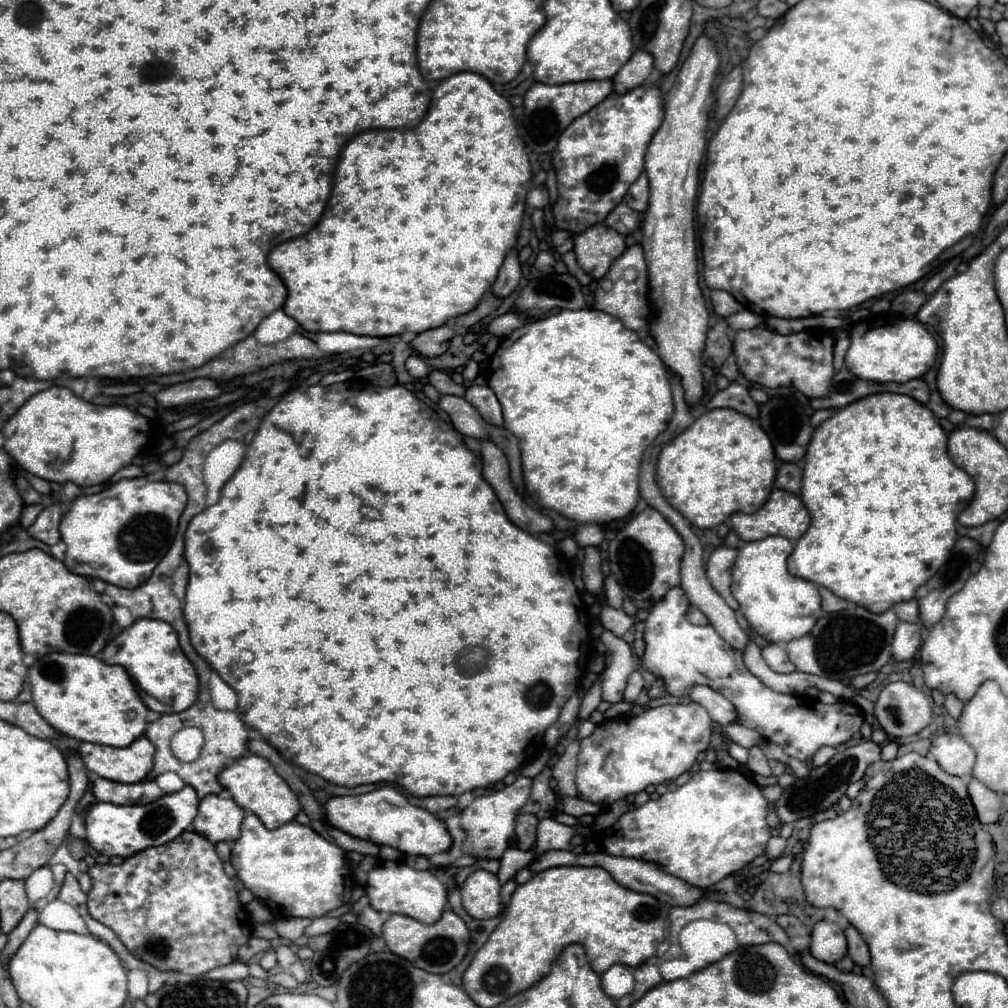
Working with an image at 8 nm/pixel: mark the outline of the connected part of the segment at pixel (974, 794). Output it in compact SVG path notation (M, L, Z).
M971 779L969 781L969 797L975 805L975 811L977 811L981 825L989 825L989 823L999 821L1001 797L995 791L989 791L989 787L985 787L981 781Z

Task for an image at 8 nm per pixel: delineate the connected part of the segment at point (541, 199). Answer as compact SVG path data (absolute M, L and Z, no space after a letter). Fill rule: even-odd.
M537 187L537 189L531 189L529 195L527 195L527 205L531 207L545 207L549 203L549 193L545 187Z

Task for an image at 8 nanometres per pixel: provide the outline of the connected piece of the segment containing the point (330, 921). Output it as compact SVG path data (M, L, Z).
M319 917L319 919L315 919L315 921L305 929L305 935L307 935L307 937L325 935L325 933L331 933L337 925L339 925L339 919L335 919L335 917Z

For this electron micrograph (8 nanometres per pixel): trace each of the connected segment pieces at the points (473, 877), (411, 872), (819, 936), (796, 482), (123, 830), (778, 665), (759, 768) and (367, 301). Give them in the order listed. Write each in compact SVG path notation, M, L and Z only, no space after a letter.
M473 871L461 887L462 904L465 911L475 919L491 919L501 911L497 875L489 871Z
M383 861L381 865L369 871L367 897L371 907L377 911L409 915L421 923L435 923L447 903L447 891L431 871L417 871L397 861Z
M819 921L811 935L811 955L823 963L835 965L847 953L847 939L837 923Z
M783 463L777 471L777 479L775 479L775 487L789 491L793 495L801 493L801 467L797 463Z
M185 785L181 791L167 793L145 805L113 805L113 803L93 803L85 817L87 835L85 841L99 853L107 857L131 857L143 849L157 847L173 841L183 831L191 829L197 815L199 797L197 791Z
M769 643L769 645L763 647L763 659L777 673L791 673L795 669L793 663L787 657L787 651L781 645L775 645L775 643Z
M757 745L749 749L747 767L749 767L755 775L771 775L771 769L769 769L769 765L767 765L767 757L763 755L761 747L757 747Z
M463 71L443 79L437 85L431 99L431 107L425 119L417 127L369 129L355 135L339 155L337 171L333 175L331 197L325 205L319 223L309 233L277 245L269 253L267 259L269 267L283 279L289 291L283 311L289 317L293 317L305 331L347 331L355 335L373 335L373 337L391 337L391 335L401 335L405 331L421 333L433 327L441 327L453 317L469 313L497 279L497 271L503 259L517 243L517 235L523 221L525 195L529 191L529 181L531 181L531 165L525 151L525 143L517 135L515 119L511 115L513 109L509 101L503 95L499 95L483 75Z

